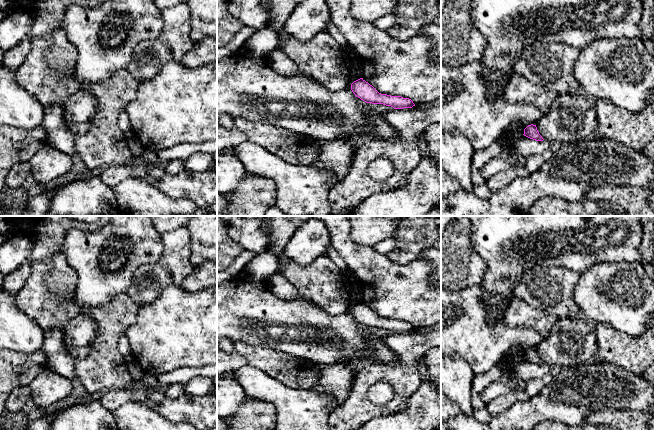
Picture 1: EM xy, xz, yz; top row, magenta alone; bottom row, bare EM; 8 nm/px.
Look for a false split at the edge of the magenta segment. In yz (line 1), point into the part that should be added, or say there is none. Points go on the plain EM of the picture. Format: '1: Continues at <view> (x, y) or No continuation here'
1: No continuation here

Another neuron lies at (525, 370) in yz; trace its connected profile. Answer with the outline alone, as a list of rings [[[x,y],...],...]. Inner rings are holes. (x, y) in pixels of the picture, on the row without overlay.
[[[524,359],[515,362],[513,364],[513,368],[523,382],[529,379],[542,378],[544,375],[550,372],[550,367],[548,365],[536,365]]]

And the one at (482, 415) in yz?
[[[474,408],[473,416],[482,423],[489,423],[492,415],[486,409]]]

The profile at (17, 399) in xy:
[[[28,386],[15,388],[5,402],[5,409],[10,412],[22,411],[27,400],[30,399],[30,389]]]

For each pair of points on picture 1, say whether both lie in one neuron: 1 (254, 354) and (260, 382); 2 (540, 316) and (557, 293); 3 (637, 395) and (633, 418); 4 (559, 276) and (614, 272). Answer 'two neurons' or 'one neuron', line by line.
1: two neurons
2: two neurons
3: two neurons
4: two neurons

